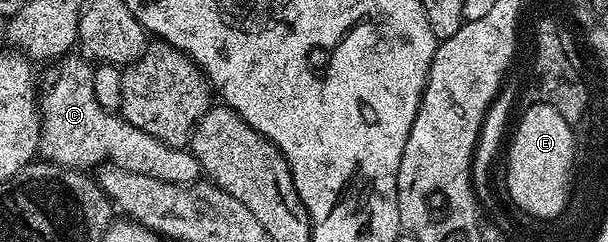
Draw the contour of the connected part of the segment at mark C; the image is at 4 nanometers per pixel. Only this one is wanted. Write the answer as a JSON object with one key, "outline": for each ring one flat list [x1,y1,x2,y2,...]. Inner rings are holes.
{"outline":[[83,56,71,57,52,61,37,82,41,115,39,154,46,161,78,172,87,172,90,166,95,168,108,162,141,176,153,176,182,186,200,181,199,162,190,149,167,146,161,139,127,123,118,113,102,107,94,95,92,63]]}

